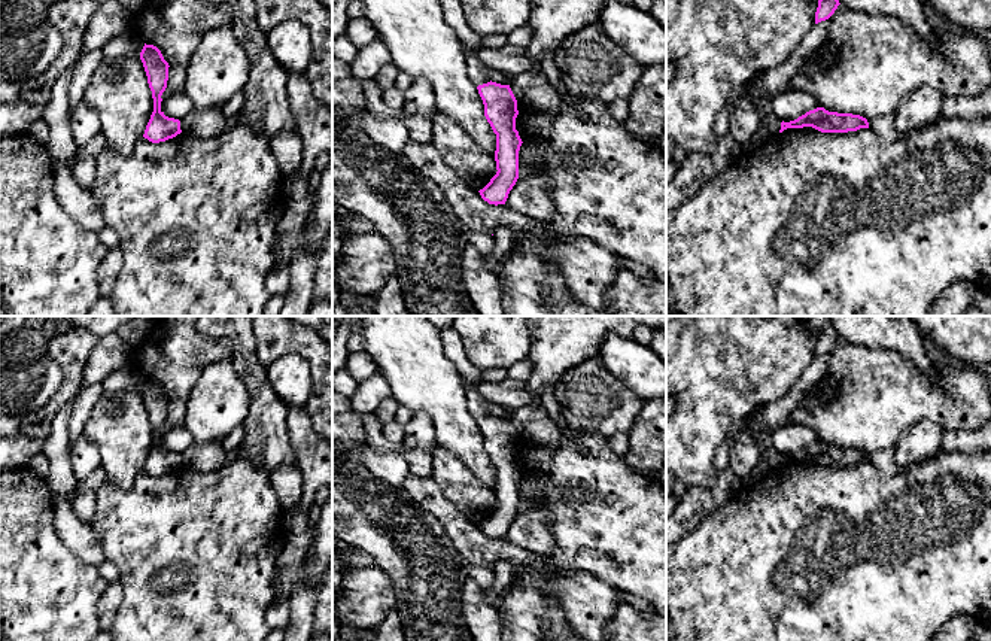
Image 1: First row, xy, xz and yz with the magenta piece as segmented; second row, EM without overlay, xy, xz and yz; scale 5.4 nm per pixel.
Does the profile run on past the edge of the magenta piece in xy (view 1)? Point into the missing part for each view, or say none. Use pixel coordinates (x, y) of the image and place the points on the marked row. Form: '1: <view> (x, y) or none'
1: none

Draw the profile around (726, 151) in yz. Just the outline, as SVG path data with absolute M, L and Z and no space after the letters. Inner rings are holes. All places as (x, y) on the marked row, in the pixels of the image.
M726 134L717 139L715 151L711 154L711 160L715 170L720 173L724 171L741 154L742 148L730 134Z

